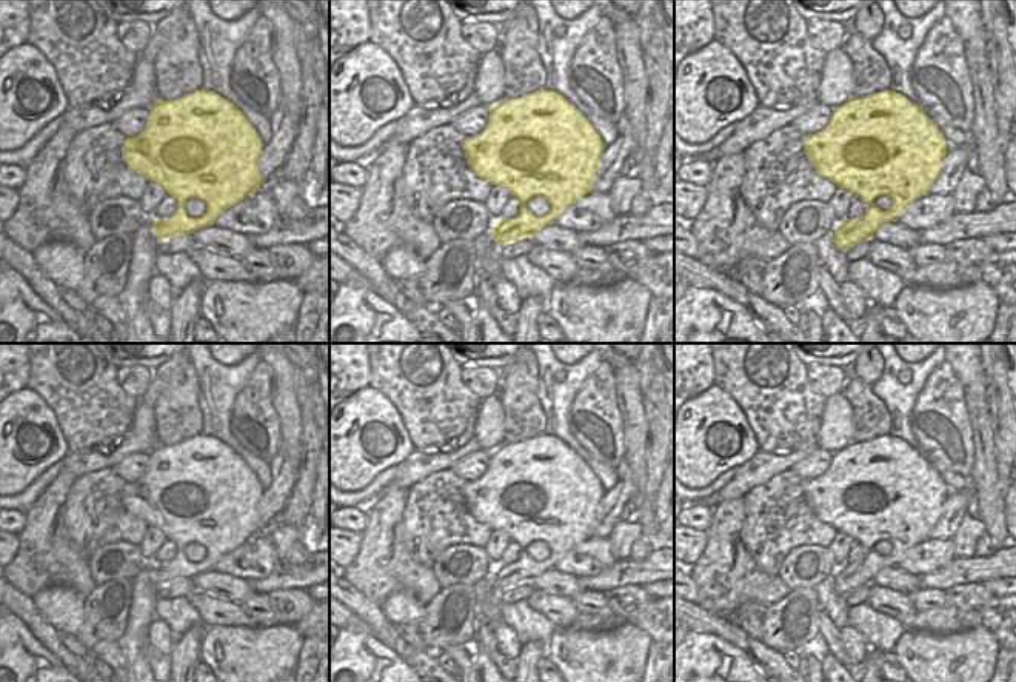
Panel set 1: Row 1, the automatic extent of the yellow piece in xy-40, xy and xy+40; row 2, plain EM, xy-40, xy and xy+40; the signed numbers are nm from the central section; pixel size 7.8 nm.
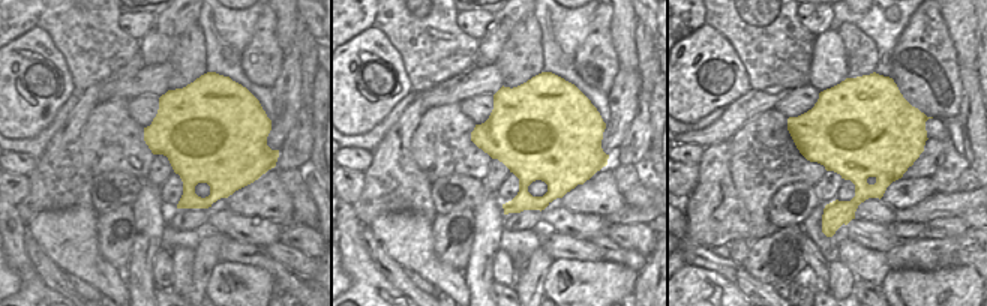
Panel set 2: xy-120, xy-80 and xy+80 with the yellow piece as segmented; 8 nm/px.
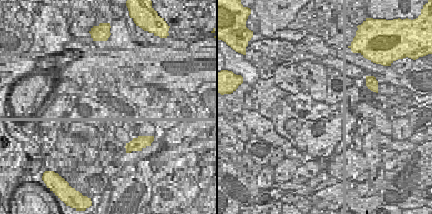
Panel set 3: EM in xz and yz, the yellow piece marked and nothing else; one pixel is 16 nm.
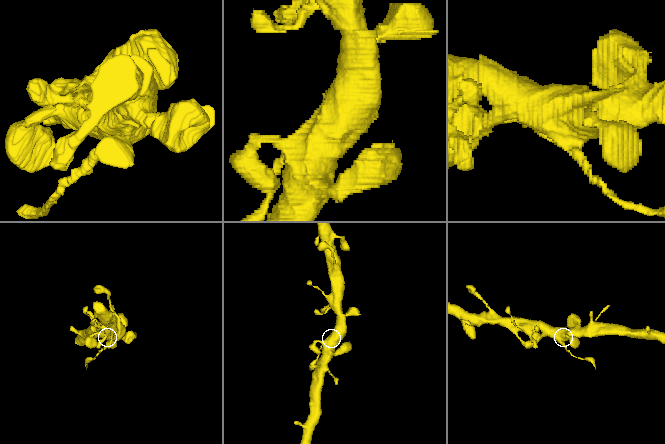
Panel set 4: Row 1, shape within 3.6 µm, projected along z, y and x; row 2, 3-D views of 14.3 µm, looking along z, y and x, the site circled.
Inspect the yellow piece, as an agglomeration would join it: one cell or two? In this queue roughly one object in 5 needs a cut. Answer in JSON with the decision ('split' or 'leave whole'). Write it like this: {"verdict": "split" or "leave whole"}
{"verdict": "split"}

